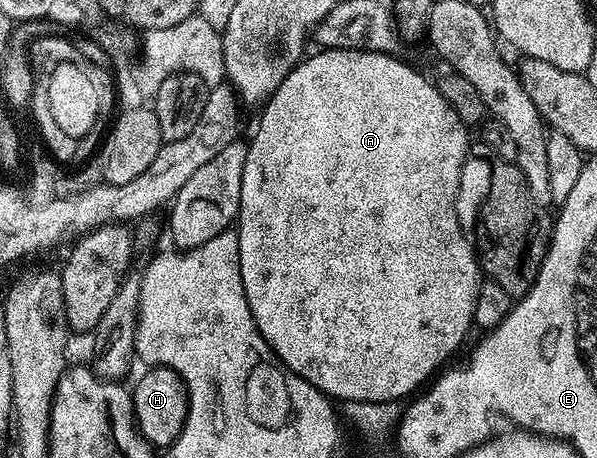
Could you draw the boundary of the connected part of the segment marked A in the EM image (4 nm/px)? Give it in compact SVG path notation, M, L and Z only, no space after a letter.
M321 49L318 52L309 60L306 58L298 62L277 86L277 92L269 96L263 107L265 119L258 121L257 132L253 139L248 140L249 152L243 165L241 211L235 220L241 280L247 305L251 305L251 317L255 317L255 325L263 341L267 341L287 369L334 400L346 399L350 405L389 405L385 403L401 399L404 395L412 396L418 389L424 388L450 362L448 359L460 349L469 327L474 326L475 297L483 282L483 272L478 252L470 236L460 228L455 213L460 173L465 160L471 155L470 132L436 86L428 83L415 68L400 63L400 58L378 51Z

